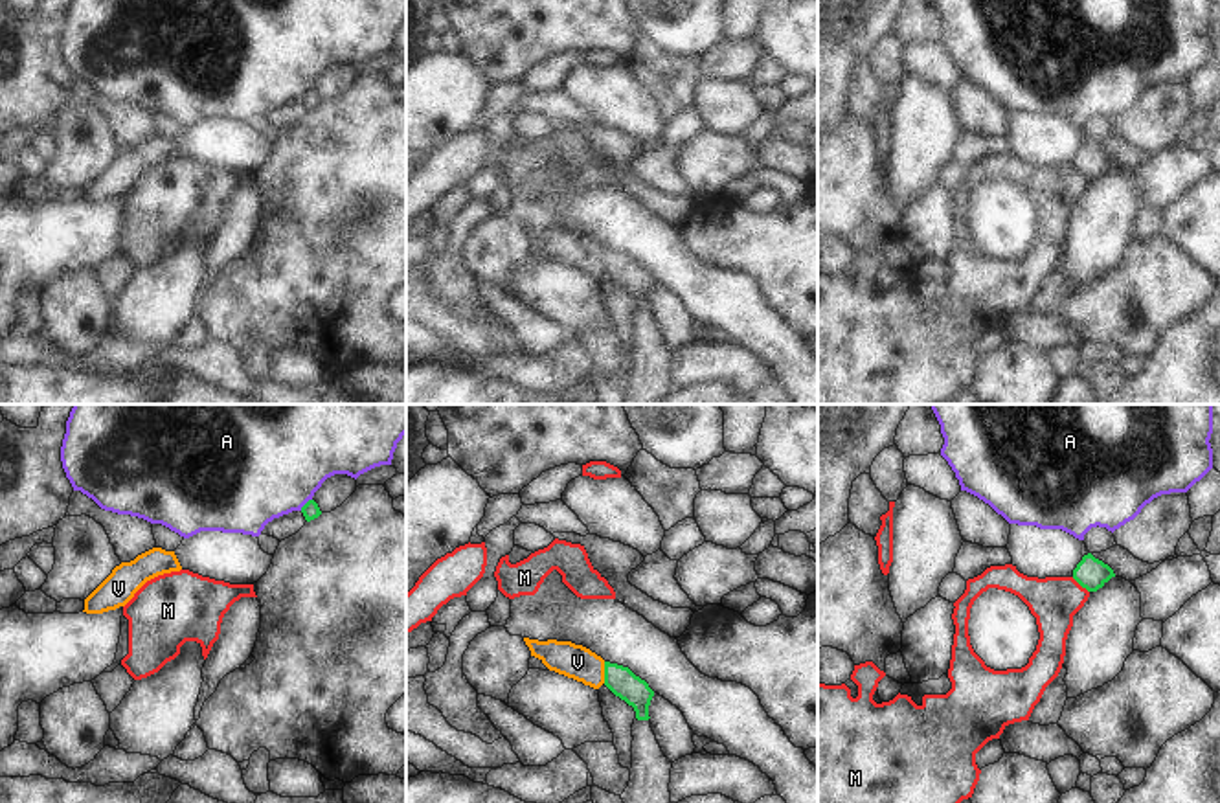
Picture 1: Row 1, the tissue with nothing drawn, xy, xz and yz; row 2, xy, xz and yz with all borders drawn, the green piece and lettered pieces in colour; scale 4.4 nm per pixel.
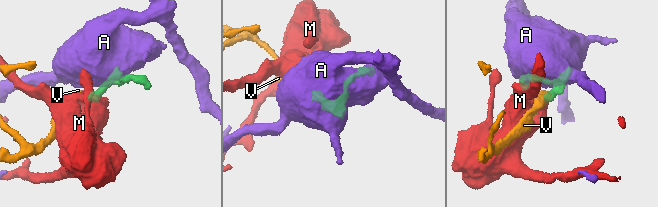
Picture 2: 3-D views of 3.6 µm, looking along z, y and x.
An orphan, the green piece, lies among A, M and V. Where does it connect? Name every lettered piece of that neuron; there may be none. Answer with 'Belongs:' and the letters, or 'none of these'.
Belongs: V

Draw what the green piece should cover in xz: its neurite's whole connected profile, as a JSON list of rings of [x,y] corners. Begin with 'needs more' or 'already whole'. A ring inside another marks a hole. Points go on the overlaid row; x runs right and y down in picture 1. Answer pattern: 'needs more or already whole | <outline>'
needs more | [[[524,638],[531,656],[538,658],[549,671],[582,682],[593,689],[603,684],[621,700],[634,707],[638,720],[649,720],[649,706],[654,691],[628,667],[604,662],[601,656],[571,641],[538,641]]]

